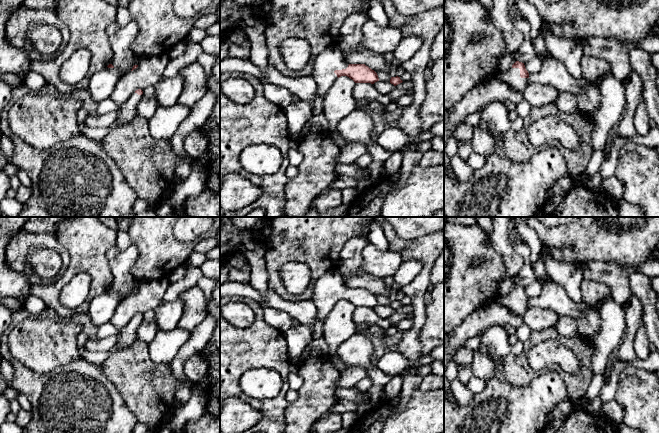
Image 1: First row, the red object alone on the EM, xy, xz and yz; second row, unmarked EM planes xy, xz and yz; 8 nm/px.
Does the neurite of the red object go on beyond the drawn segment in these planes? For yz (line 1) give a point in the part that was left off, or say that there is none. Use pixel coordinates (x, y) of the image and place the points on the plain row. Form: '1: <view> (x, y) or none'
1: yz (512, 302)

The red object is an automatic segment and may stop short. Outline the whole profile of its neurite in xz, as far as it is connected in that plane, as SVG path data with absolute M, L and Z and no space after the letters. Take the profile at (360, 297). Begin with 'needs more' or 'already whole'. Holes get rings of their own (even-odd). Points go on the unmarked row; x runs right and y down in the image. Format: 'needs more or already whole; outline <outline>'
needs more; outline M333 269L316 281L313 288L312 301L317 307L317 321L324 321L333 307L341 300L347 300L355 307L371 307L379 305L377 297L365 288L348 288L342 275Z

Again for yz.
needs more; outline M516 285L505 297L499 297L499 304L506 307L515 315L524 315L530 307L529 297L524 287Z

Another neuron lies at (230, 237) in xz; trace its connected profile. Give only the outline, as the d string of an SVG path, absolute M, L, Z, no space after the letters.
M220 217L220 264L227 262L228 257L239 250L243 235L243 231L228 223L225 217Z

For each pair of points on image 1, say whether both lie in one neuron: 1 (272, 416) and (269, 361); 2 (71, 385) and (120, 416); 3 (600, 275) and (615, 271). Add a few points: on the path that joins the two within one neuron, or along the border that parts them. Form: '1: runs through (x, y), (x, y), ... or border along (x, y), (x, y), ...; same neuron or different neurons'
1: runs through (280, 401), (284, 391), (284, 372); same neuron
2: runs through (83, 397), (102, 416), (108, 416); same neuron
3: runs through (604, 273), (611, 273); same neuron

